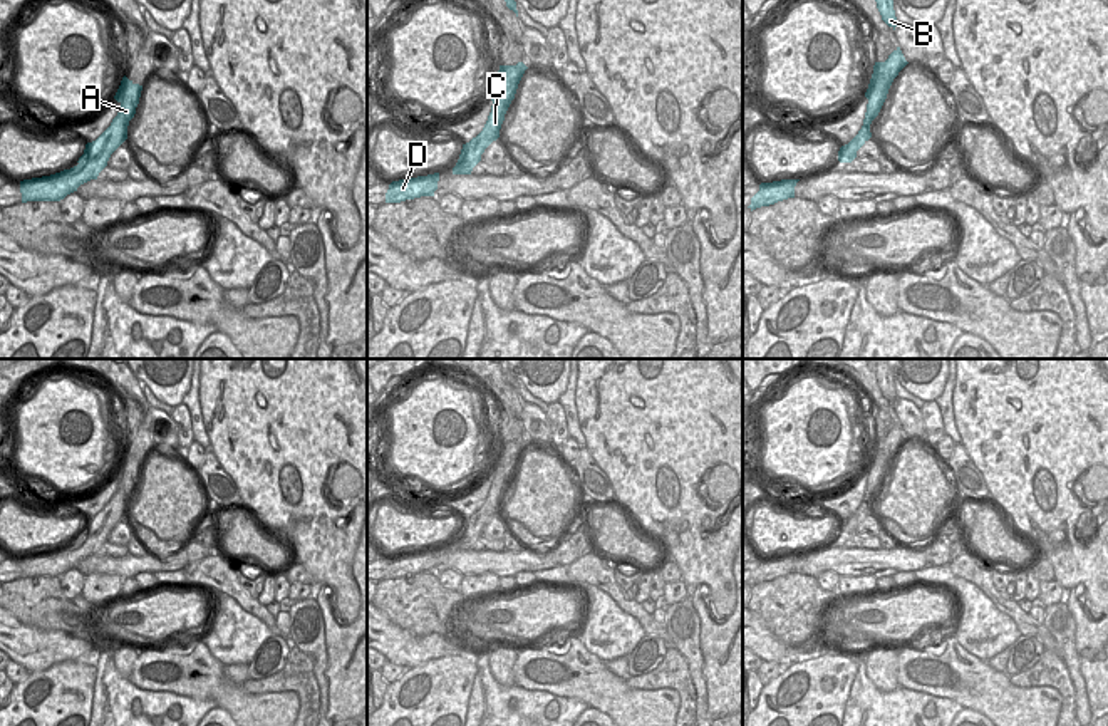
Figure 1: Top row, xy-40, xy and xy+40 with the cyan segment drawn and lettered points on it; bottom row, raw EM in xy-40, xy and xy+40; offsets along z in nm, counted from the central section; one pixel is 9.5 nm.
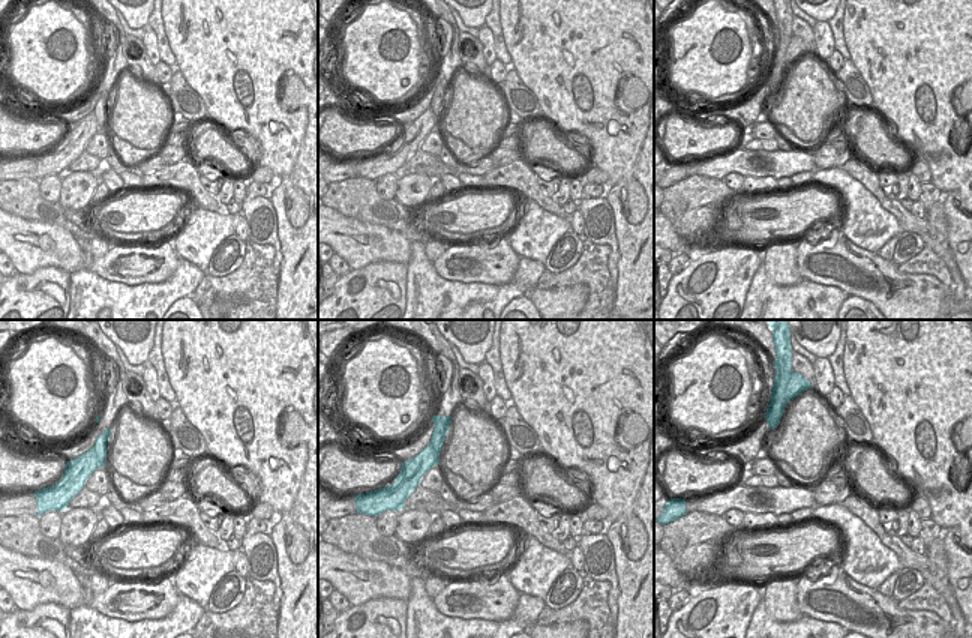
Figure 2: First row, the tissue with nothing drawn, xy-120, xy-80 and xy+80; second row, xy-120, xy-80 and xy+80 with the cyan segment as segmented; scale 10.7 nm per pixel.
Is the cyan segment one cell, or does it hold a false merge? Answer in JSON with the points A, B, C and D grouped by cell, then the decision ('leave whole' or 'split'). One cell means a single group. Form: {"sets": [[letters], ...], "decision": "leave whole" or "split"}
{"sets": [["A"], ["B", "C", "D"]], "decision": "split"}

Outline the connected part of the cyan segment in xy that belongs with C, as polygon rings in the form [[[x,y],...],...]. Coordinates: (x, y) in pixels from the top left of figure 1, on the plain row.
[[[493,464],[489,474],[493,476],[493,481],[488,496],[476,513],[463,520],[453,550],[471,550],[473,543],[481,537],[484,525],[500,513],[500,505],[510,481],[505,478],[503,466]]]

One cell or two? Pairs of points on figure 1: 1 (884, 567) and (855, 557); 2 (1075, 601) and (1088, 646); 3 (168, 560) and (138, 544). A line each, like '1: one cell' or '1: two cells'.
1: one cell
2: one cell
3: two cells

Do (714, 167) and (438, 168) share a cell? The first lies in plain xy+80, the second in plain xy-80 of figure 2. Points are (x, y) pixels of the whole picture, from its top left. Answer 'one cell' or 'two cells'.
one cell

